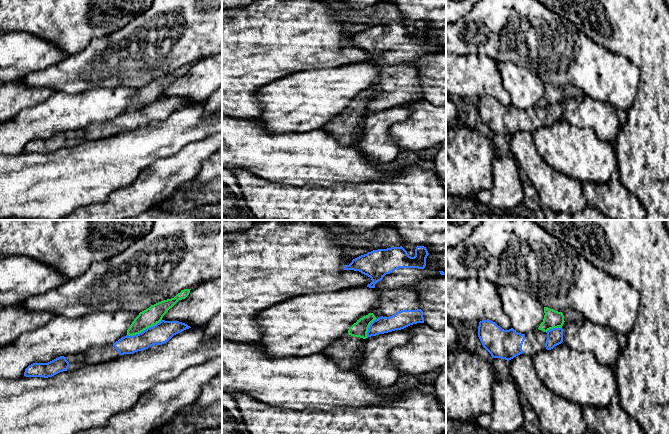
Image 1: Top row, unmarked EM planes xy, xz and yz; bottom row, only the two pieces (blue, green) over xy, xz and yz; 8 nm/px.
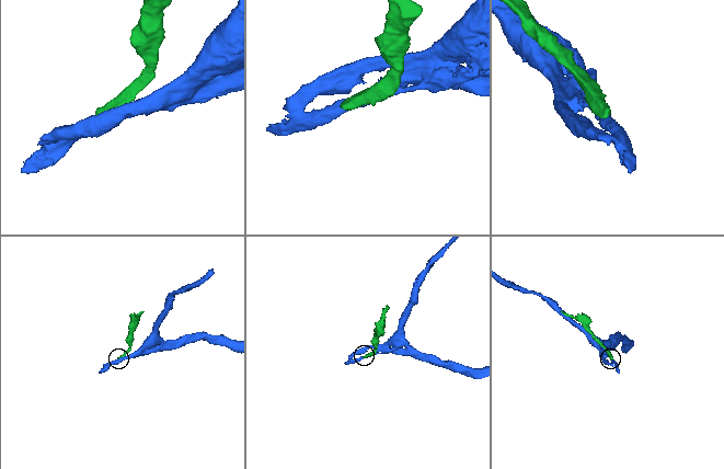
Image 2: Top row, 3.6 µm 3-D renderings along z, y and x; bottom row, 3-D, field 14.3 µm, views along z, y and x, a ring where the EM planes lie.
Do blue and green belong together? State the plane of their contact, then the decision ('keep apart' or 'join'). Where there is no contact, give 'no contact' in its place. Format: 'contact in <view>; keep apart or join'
contact in xy; keep apart

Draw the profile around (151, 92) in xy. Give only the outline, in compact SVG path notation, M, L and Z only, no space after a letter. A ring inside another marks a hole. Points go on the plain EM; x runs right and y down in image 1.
M184 65L174 74L158 78L140 88L127 106L127 111L133 112L139 110L147 104L159 99L170 84L172 84L179 76L185 75L189 71L190 66L191 65Z

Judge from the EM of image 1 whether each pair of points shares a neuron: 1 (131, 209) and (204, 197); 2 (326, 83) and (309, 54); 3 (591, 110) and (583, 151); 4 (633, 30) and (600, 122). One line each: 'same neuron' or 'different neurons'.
1: different neurons
2: different neurons
3: different neurons
4: different neurons

